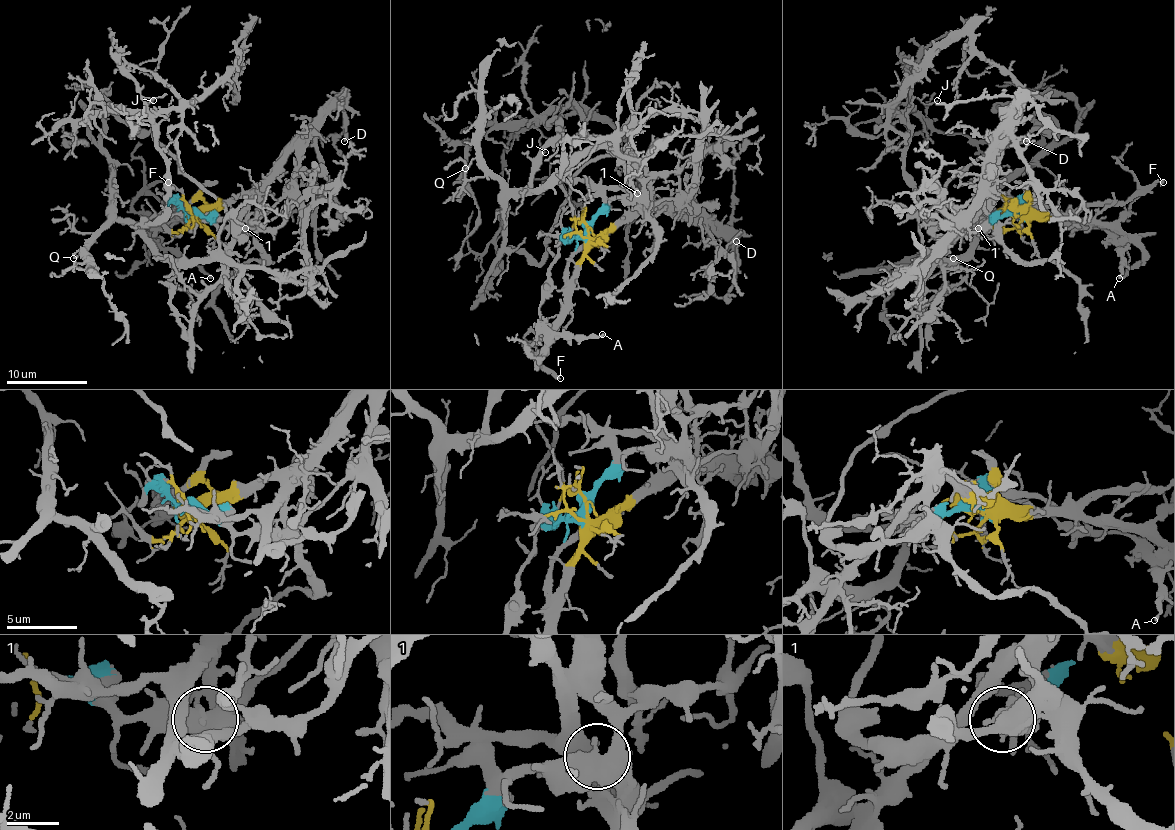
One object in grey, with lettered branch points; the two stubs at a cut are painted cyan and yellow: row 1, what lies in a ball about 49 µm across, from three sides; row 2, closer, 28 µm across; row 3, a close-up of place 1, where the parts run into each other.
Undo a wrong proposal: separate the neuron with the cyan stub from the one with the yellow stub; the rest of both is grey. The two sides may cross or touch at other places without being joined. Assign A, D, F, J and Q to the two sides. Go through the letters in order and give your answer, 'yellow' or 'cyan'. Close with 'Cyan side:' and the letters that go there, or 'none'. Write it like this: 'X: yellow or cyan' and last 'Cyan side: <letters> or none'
A: cyan
D: yellow
F: yellow
J: cyan
Q: cyan
Cyan side: A, J, Q

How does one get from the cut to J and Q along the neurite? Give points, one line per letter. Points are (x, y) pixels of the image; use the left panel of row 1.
J: (196, 215), (251, 232), (237, 236), (154, 130), (109, 114), (113, 211), (152, 224), (166, 207), (154, 100)
Q: (196, 215), (251, 232), (237, 236), (154, 130), (109, 114), (109, 224), (73, 258)

